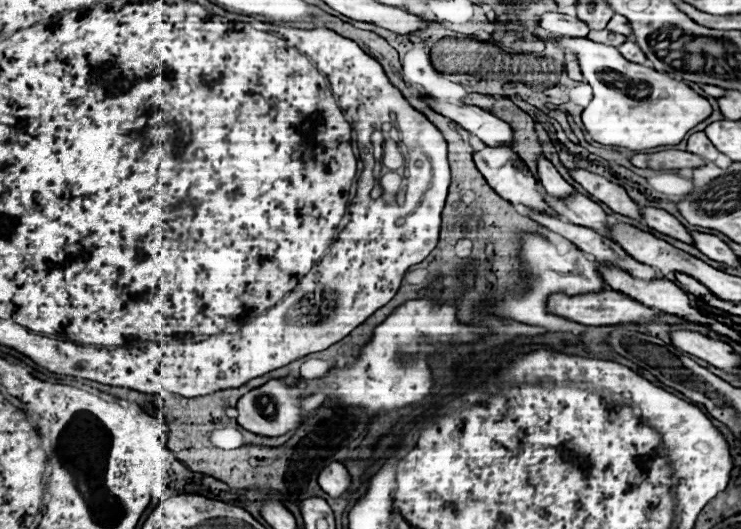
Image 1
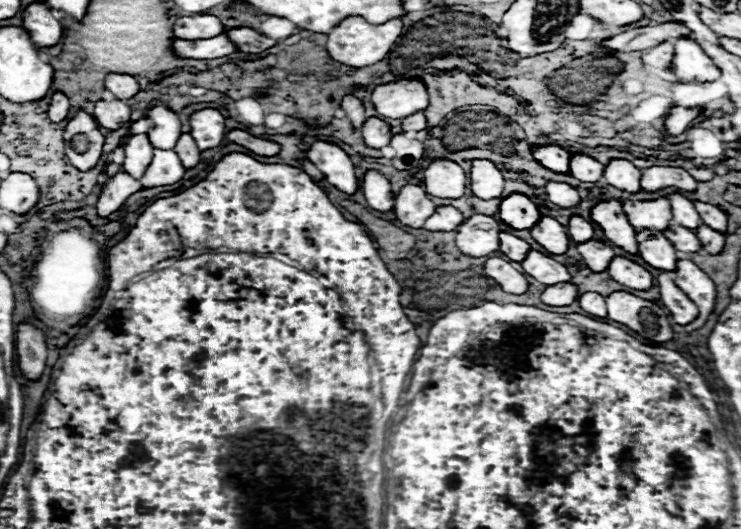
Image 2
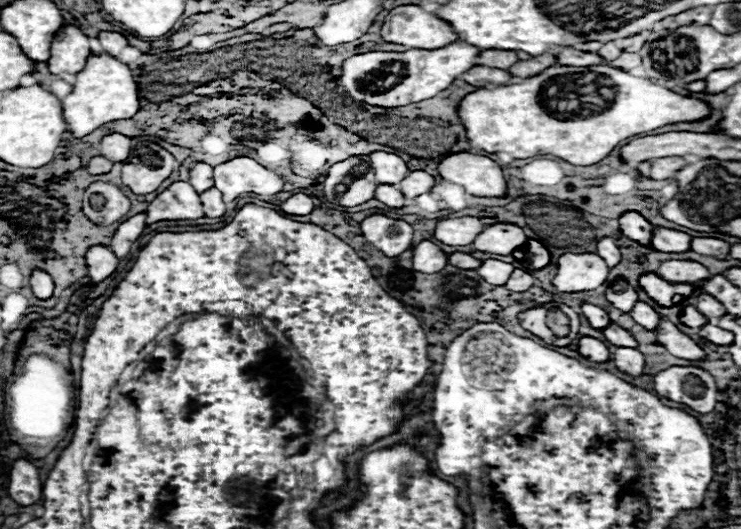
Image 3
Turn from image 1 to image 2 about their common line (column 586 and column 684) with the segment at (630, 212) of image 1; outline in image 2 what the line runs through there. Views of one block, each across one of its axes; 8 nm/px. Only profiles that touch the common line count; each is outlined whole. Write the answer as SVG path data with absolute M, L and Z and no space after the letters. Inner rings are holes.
M652 166L642 172L642 190L646 192L658 192L664 188L678 188L686 192L694 192L698 182L682 168L670 168L670 166Z

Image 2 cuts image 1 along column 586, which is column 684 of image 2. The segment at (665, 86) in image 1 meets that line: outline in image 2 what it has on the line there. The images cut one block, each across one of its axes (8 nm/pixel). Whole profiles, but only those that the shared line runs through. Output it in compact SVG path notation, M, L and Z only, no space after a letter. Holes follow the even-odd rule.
M678 38L674 42L674 60L670 72L680 82L714 82L722 72L712 64L712 60L702 52L702 48L690 38ZM672 106L670 112L668 112L668 116L666 116L666 120L664 120L664 132L666 132L666 136L676 138L676 136L684 134L690 128L690 124L698 118L698 114L700 114L698 108Z

